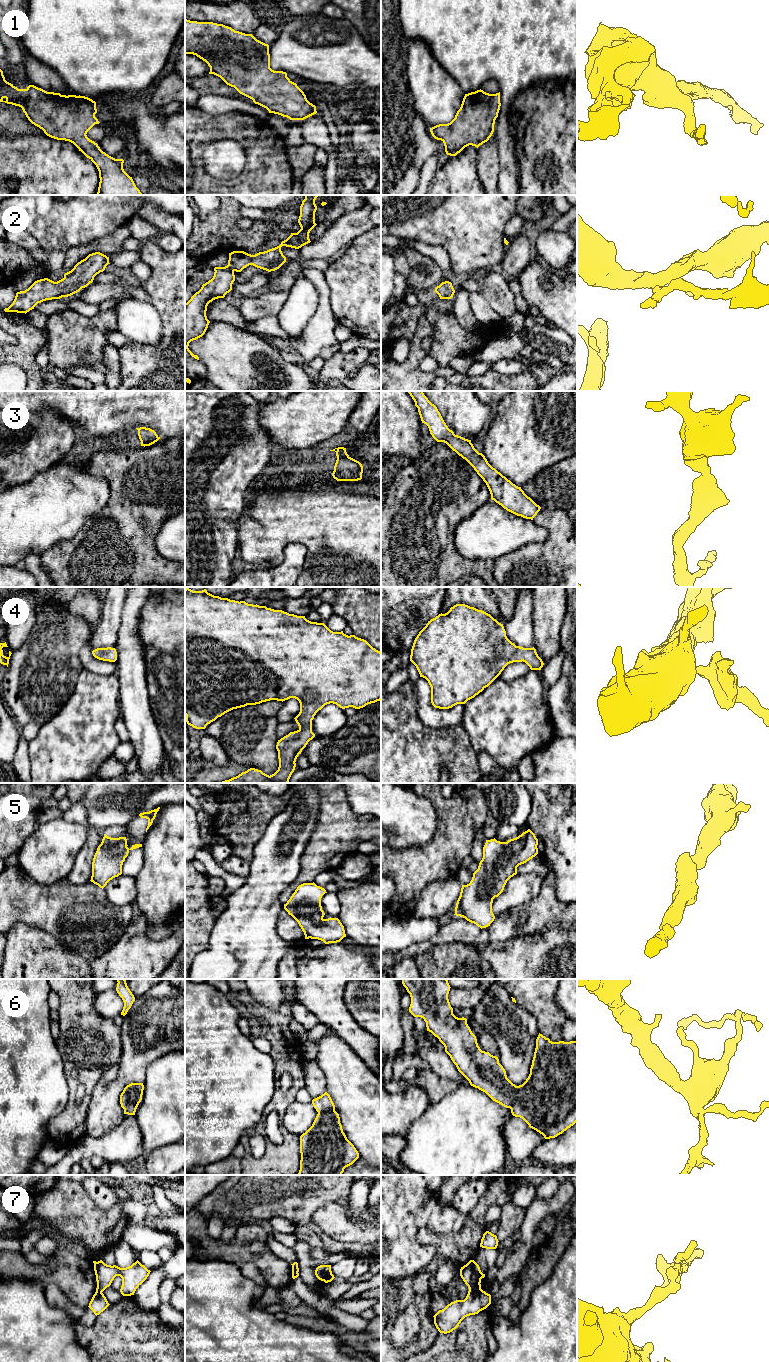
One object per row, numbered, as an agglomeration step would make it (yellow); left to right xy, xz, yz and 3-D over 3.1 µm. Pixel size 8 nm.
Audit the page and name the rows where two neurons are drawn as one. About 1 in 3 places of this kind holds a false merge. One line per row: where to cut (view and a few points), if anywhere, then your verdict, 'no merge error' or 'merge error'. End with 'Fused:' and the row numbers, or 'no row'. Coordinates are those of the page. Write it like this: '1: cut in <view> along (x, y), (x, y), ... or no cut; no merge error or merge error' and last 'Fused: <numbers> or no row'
1: no cut; no merge error
2: no cut; no merge error
3: no cut; no merge error
4: no cut; no merge error
5: no cut; no merge error
6: no cut; no merge error
7: cut in yz along (481, 1289), (469, 1290); merge error
Fused: 7

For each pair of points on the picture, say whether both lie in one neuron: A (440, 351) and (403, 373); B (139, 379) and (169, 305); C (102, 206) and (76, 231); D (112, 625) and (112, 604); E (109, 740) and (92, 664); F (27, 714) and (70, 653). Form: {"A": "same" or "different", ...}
{"A": "different", "B": "same", "C": "same", "D": "same", "E": "different", "F": "same"}

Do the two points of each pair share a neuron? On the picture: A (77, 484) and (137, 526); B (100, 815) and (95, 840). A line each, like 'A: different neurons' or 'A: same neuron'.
A: different neurons
B: different neurons

